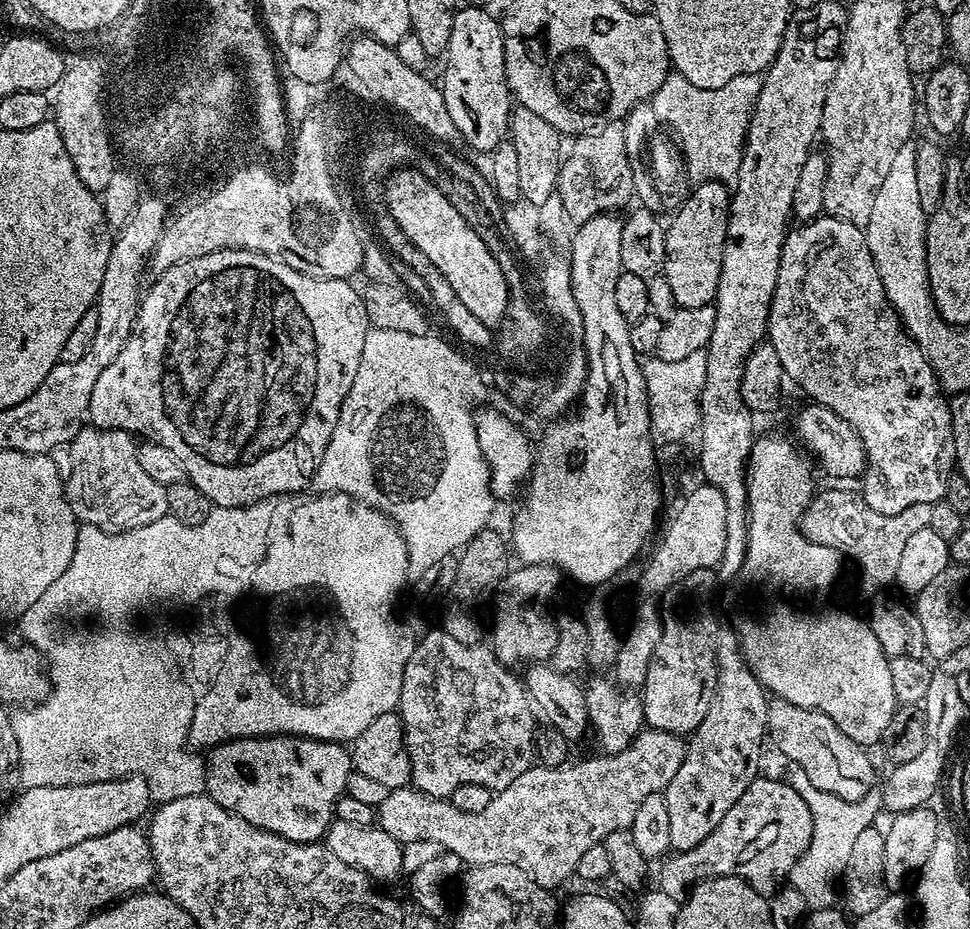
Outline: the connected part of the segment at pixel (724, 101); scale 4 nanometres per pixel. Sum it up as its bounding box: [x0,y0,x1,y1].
[650,74,748,184]

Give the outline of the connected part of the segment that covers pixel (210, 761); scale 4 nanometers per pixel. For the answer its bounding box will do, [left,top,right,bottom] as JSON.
[204,736,352,844]

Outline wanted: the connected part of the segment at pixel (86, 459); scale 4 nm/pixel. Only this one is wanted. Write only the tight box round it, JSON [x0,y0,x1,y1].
[64,426,168,532]

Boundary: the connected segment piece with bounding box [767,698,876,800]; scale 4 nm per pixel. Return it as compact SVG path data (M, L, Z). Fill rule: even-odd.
M769 699L768 702L768 734L767 739L786 759L801 768L803 779L822 790L826 794L834 794L843 800L857 800L873 791L876 772L872 769L872 760L867 756L865 745L854 742L834 726L834 722L826 714L815 712L813 708L794 706L785 700Z

